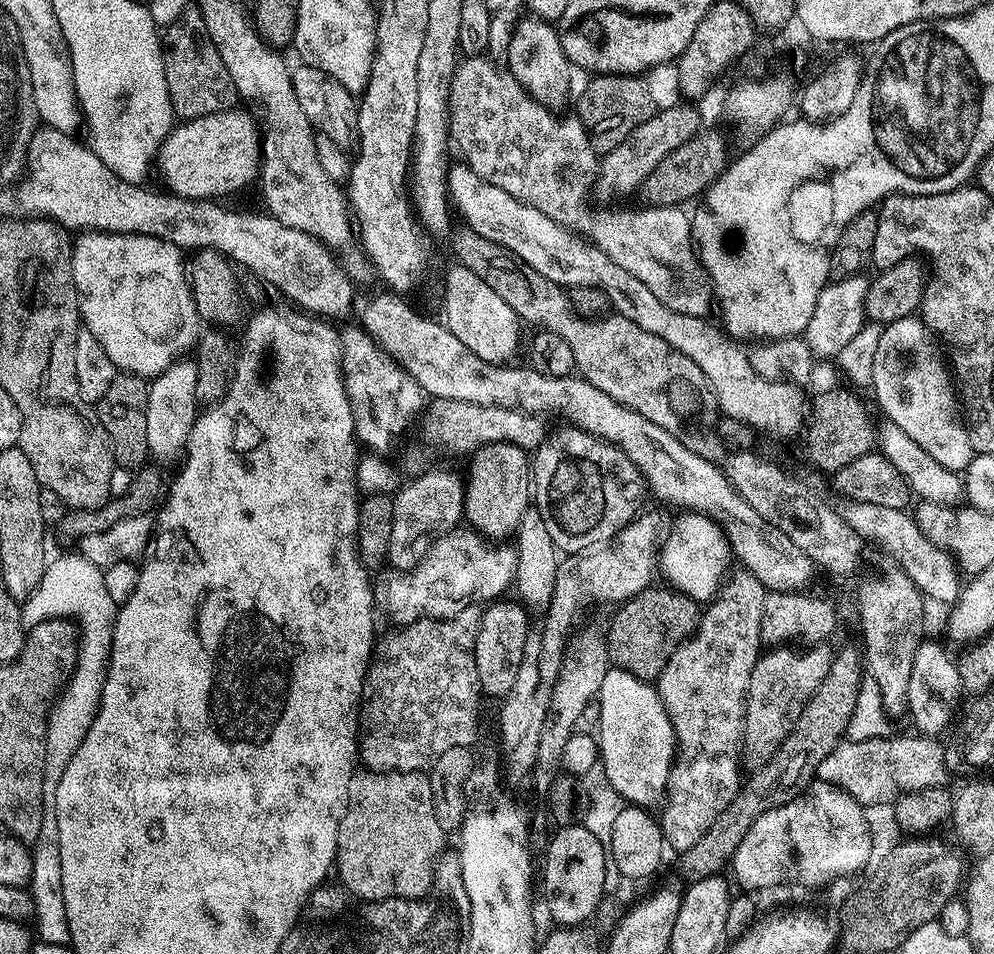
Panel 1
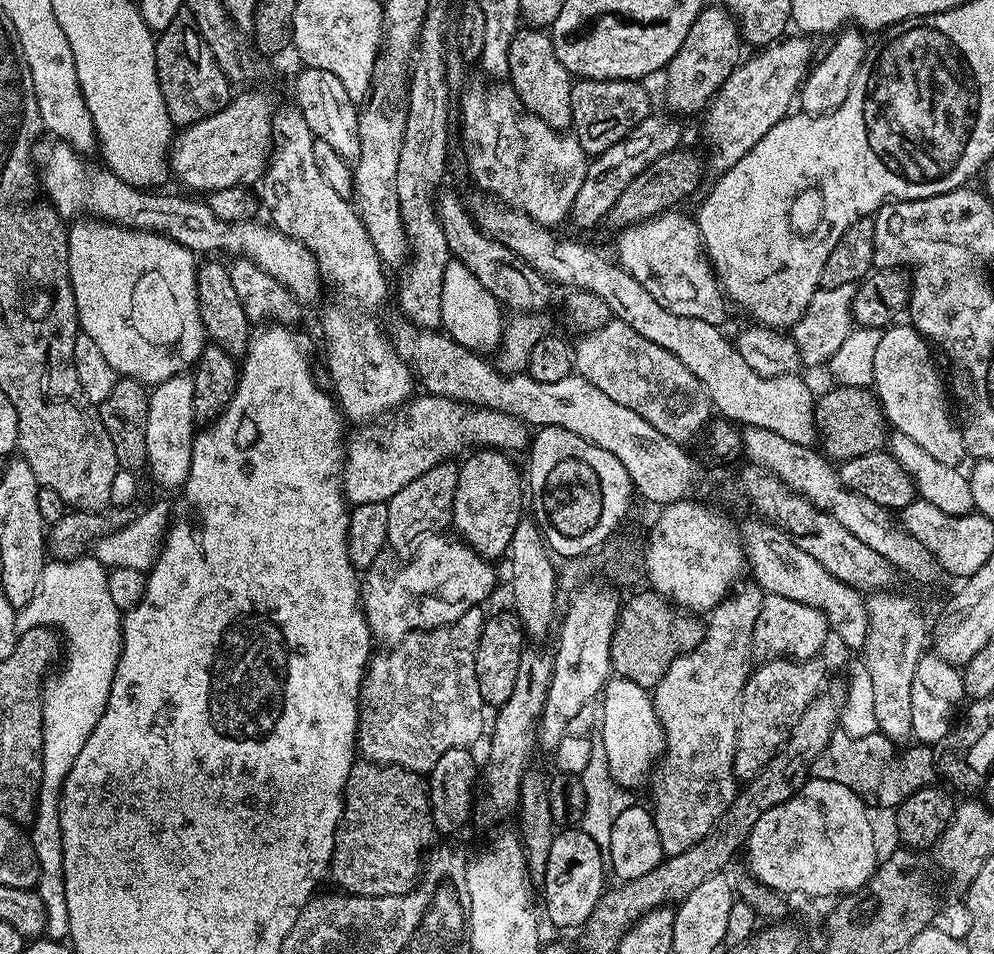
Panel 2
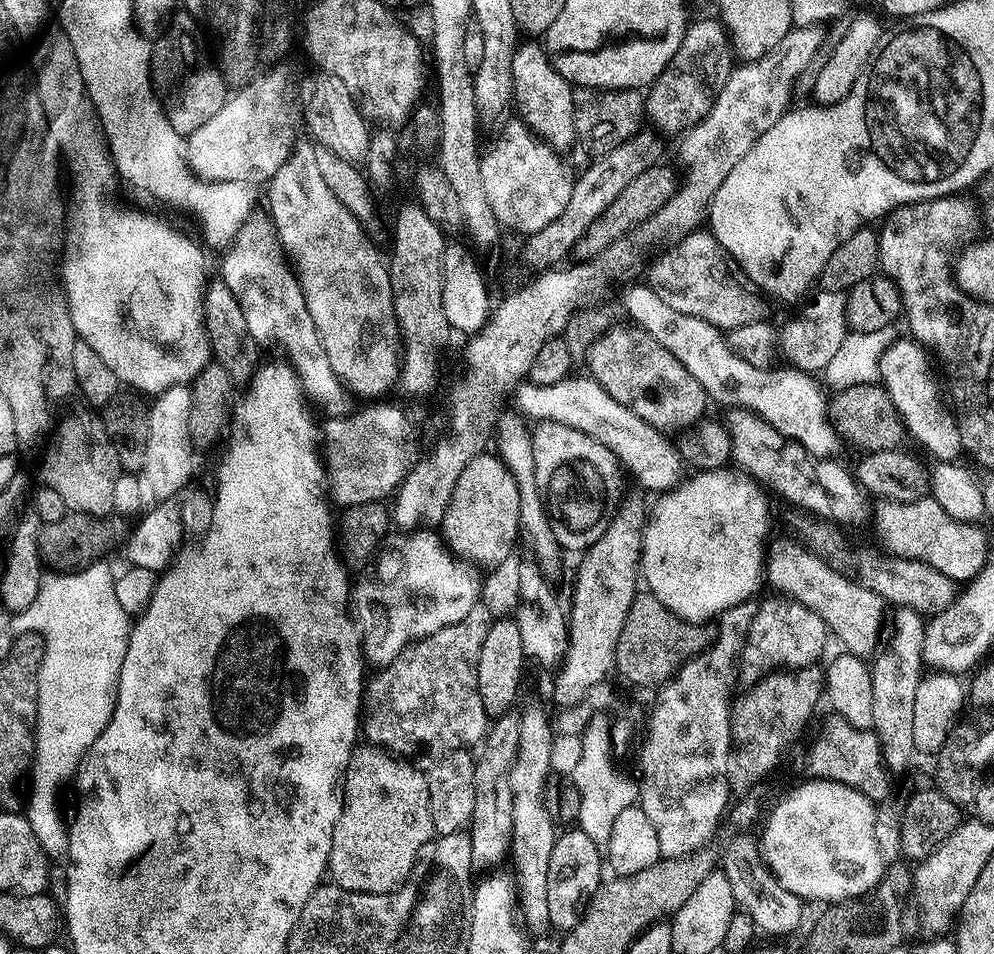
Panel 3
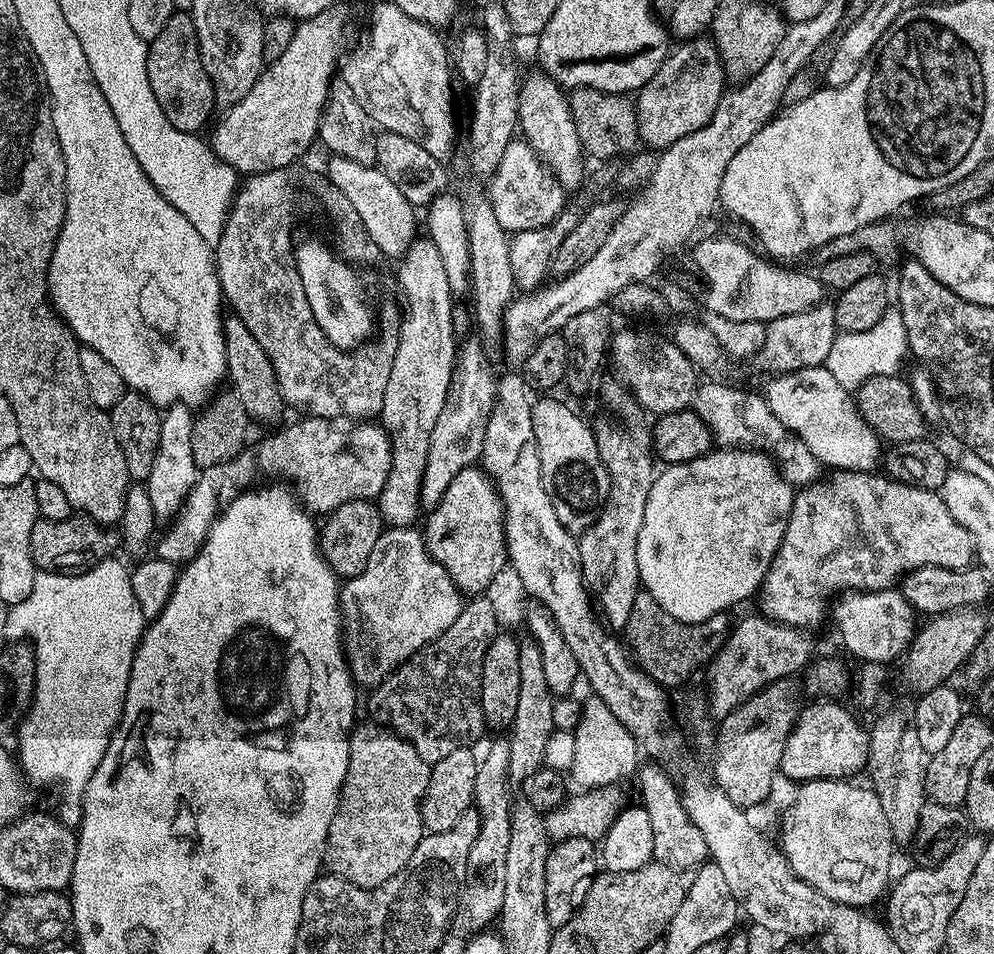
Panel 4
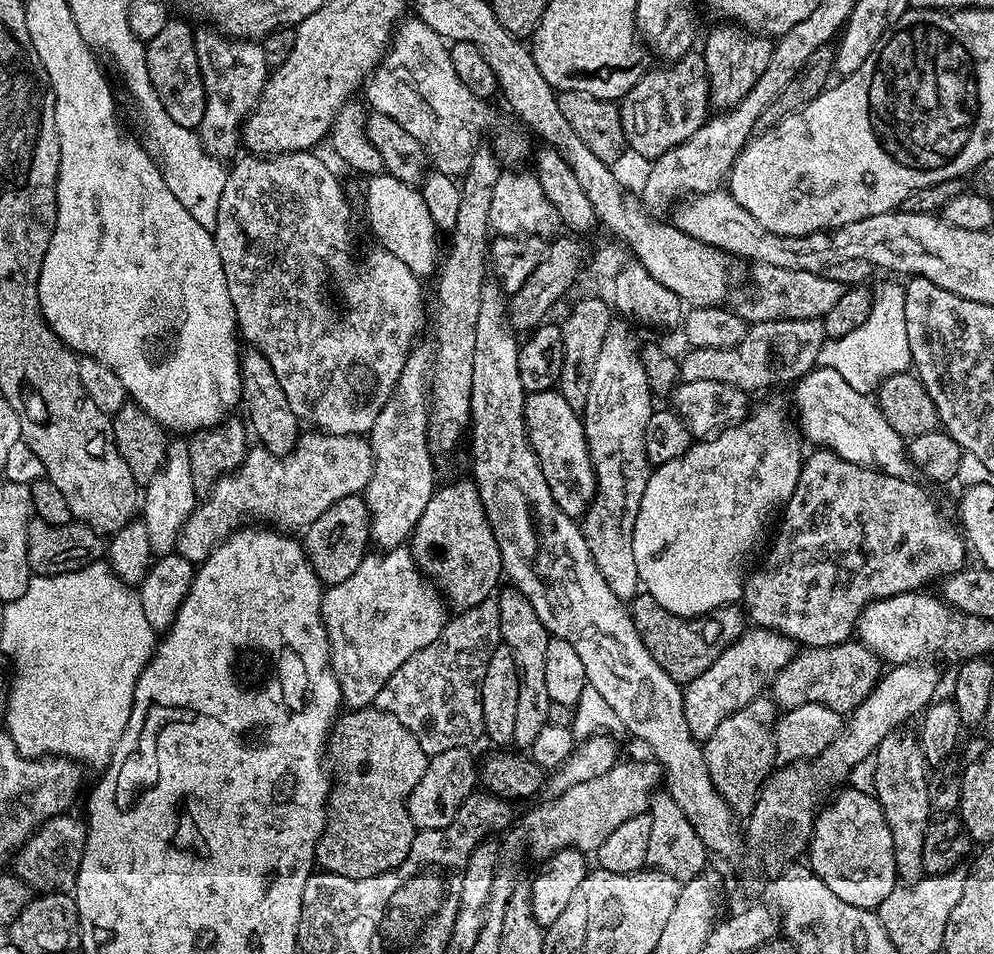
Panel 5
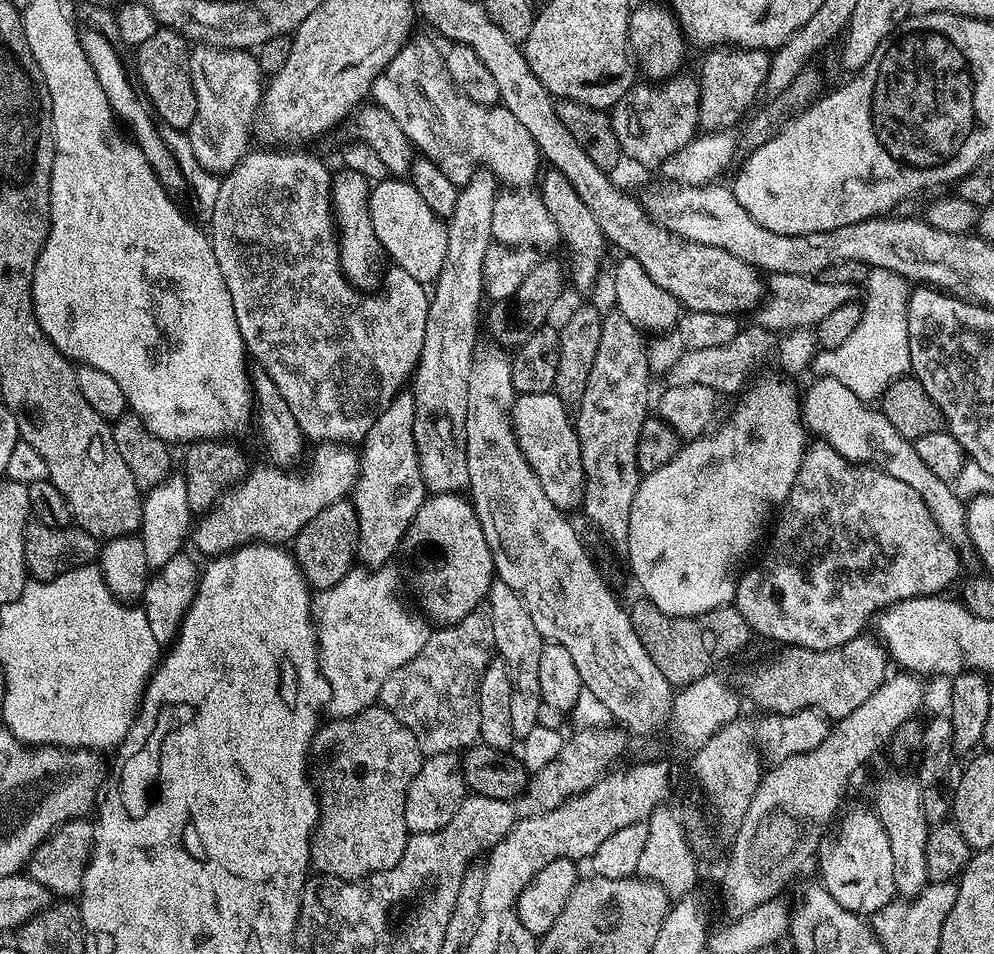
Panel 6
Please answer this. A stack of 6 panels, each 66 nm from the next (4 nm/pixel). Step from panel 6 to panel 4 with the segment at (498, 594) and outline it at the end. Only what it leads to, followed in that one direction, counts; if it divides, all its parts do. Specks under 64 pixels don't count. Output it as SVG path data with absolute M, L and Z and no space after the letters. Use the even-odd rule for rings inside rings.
M521 643L518 654L518 671L518 710L514 713L514 722L507 741L510 746L508 779L513 785L520 786L542 767L546 742L554 731L555 724L553 719L554 695L550 686L546 684L545 671L542 668L542 654L537 643Z

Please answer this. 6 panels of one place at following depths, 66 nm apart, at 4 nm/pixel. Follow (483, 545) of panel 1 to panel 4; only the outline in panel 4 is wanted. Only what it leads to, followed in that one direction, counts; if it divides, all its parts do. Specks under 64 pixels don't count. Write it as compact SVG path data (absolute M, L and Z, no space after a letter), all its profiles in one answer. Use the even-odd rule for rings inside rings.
M389 527L387 530L381 532L378 542L376 543L374 554L370 554L370 562L366 562L366 570L362 570L362 574L358 574L354 578L344 580L340 590L340 622L342 625L344 659L348 662L348 671L351 672L353 681L355 681L361 689L365 688L365 690L371 690L376 688L398 665L404 664L415 652L422 650L424 644L434 642L449 626L454 626L454 622L458 618L460 611L464 608L465 603L465 597L462 595L460 589L456 587L455 582L450 578L450 574L446 574L446 570L442 570L440 563L432 556L429 556L426 546L424 545L424 537L419 527Z

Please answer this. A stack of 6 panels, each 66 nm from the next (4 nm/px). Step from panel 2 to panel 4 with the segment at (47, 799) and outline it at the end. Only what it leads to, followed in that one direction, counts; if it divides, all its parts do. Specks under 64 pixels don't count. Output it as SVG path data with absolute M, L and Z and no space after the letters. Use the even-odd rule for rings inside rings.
M109 558L98 562L92 568L84 572L75 574L65 574L63 572L42 572L37 571L34 578L34 590L30 590L30 598L26 602L18 602L8 608L8 617L6 618L6 630L3 635L12 642L31 643L36 652L36 687L32 690L32 702L23 717L22 723L18 728L18 737L20 736L20 756L18 752L18 763L27 779L33 785L36 784L57 784L61 788L60 796L64 800L77 799L78 793L88 783L89 778L94 774L98 762L102 760L102 754L108 745L108 739L116 731L117 724L120 723L120 715L124 709L124 699L126 690L130 682L130 670L134 662L136 647L144 636L146 627L146 618L134 598L132 590L132 578L129 569L123 568L119 564L119 559Z

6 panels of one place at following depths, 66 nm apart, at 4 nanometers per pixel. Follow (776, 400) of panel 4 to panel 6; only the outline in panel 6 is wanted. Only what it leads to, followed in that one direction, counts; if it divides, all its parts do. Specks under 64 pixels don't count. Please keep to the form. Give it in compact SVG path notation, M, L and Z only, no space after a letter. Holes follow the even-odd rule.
M826 376L813 379L813 381L813 384L808 388L808 393L805 391L802 396L802 415L807 431L809 433L817 432L820 435L817 437L835 446L848 460L875 462L894 478L906 482L906 486L910 486L910 490L914 490L918 494L918 498L922 498L922 502L926 502L926 510L930 510L930 518L934 518L938 530L942 530L944 537L951 544L967 545L969 543L967 533L968 510L965 501L949 481L938 478L938 474L934 474L934 470L930 470L930 466L926 466L926 462L922 462L922 458L918 458L915 443L907 440L902 434L898 434L898 430L894 430L894 426L884 416L883 411L876 409L875 412L871 403L860 400L842 382Z

